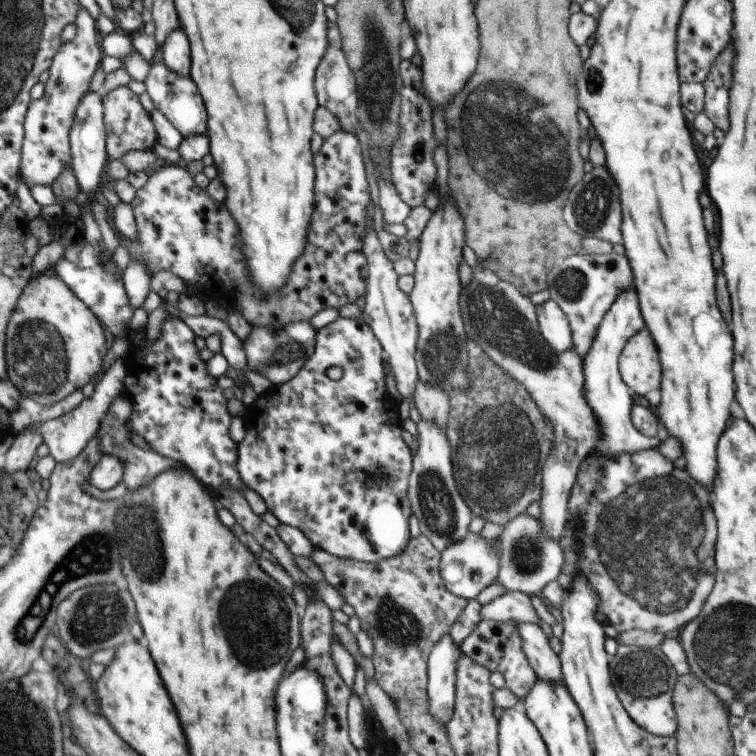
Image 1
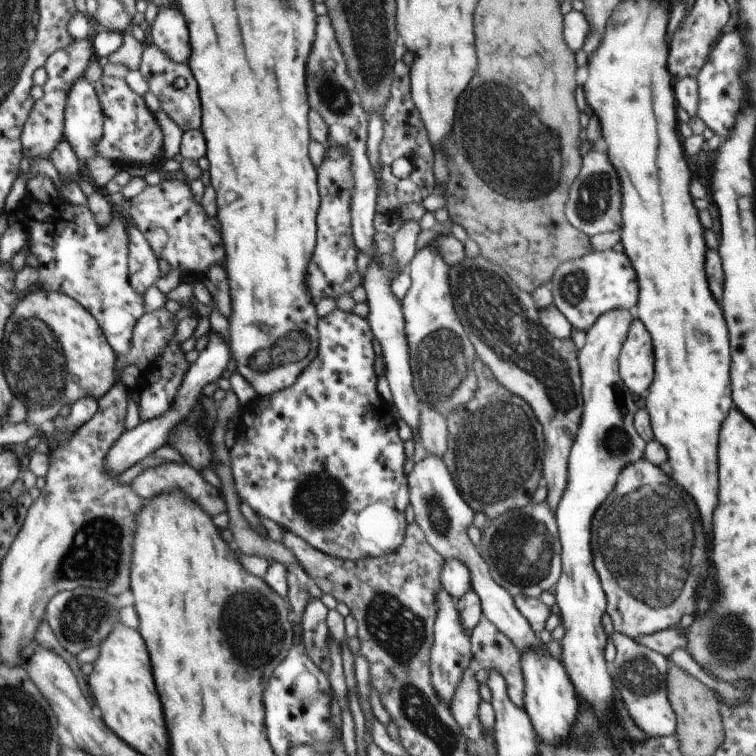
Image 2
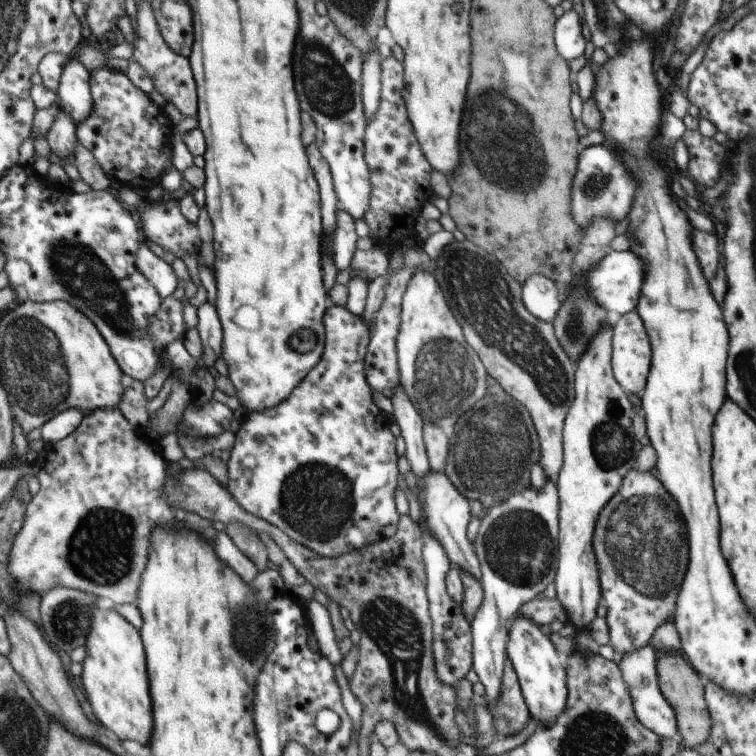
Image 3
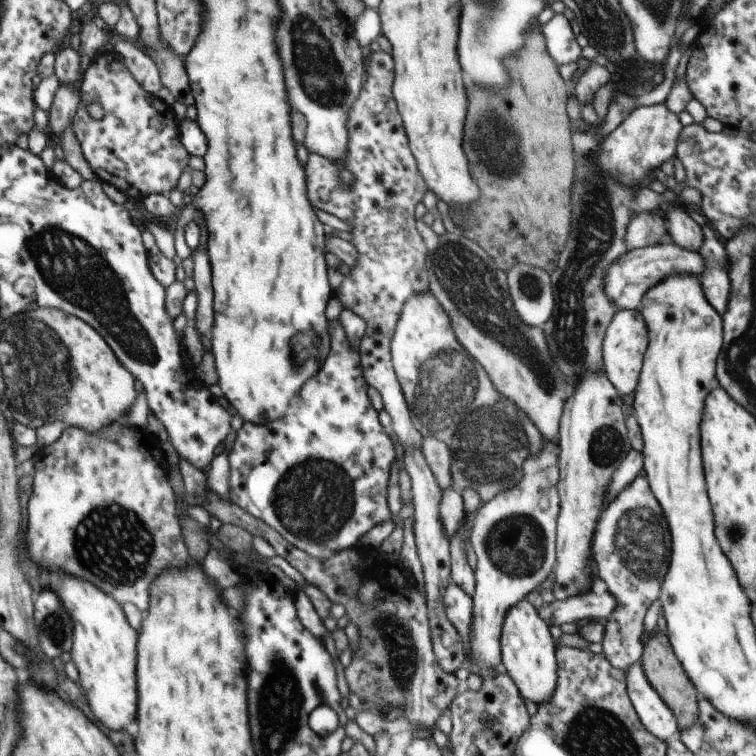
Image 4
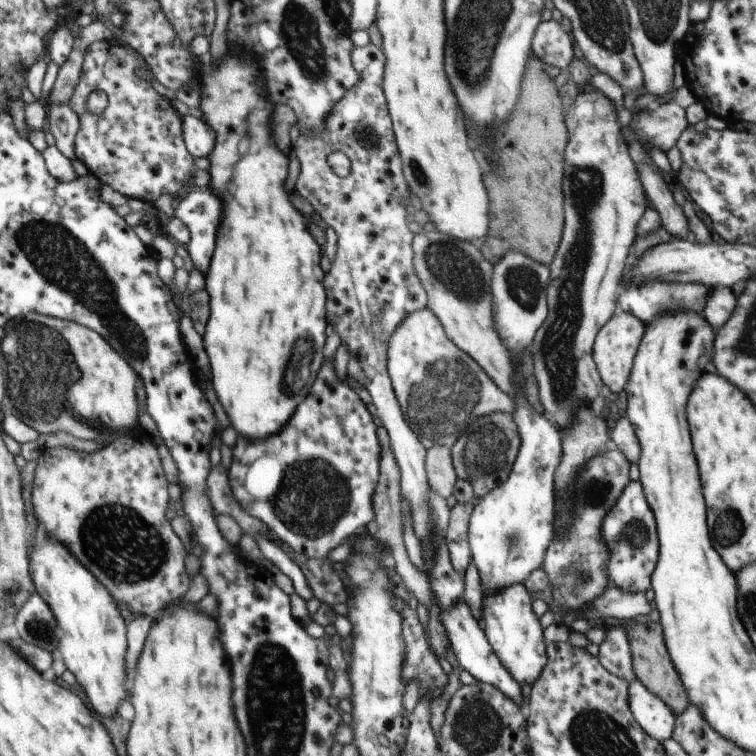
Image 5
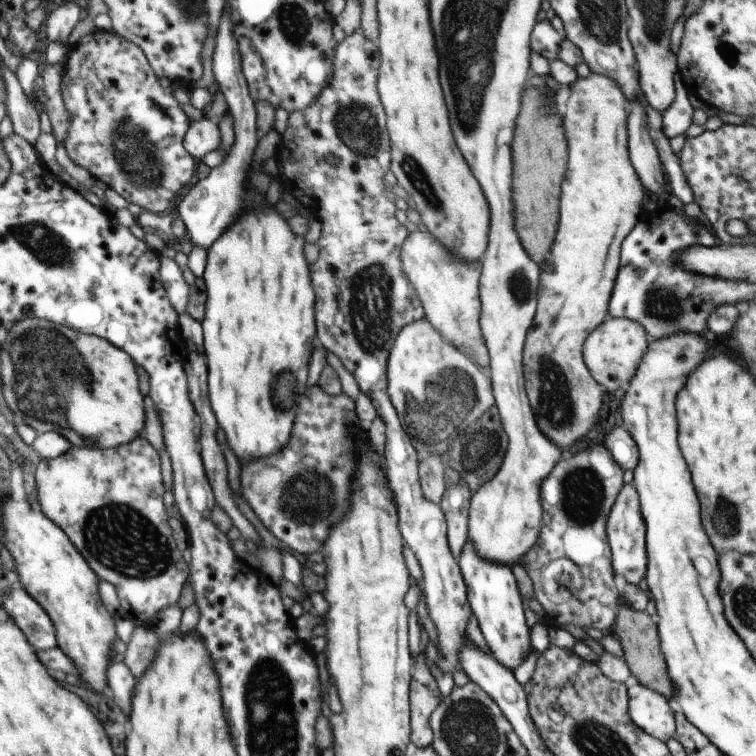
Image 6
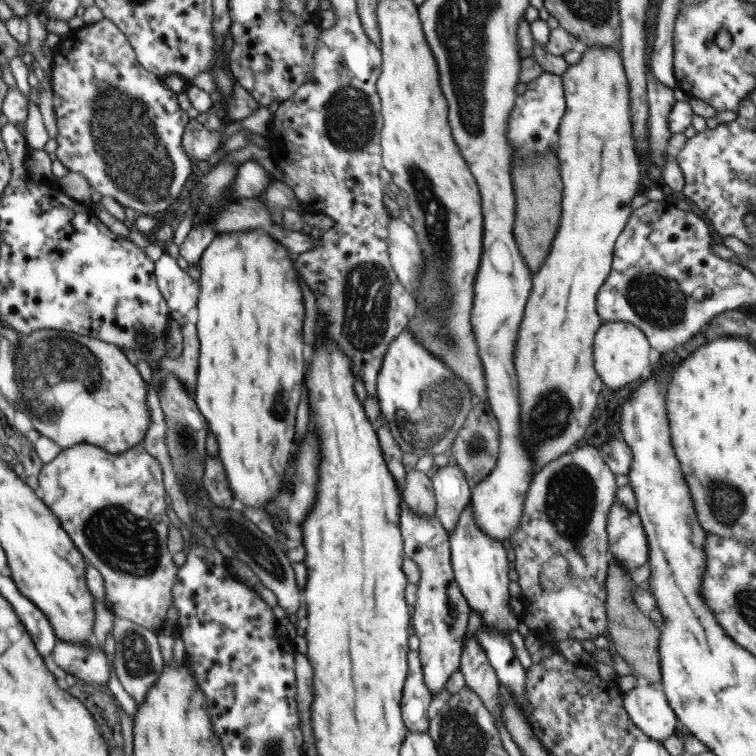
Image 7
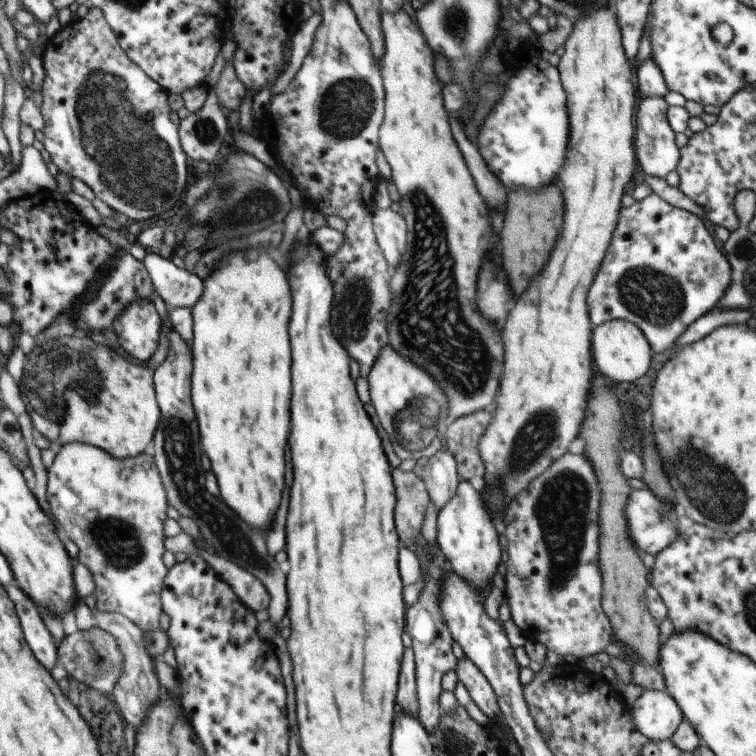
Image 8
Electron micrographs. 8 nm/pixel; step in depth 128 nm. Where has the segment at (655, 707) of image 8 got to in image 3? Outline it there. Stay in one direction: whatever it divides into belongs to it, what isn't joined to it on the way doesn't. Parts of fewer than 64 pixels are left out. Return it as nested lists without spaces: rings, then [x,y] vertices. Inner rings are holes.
[[[650,645],[630,652],[622,658],[617,659],[622,677],[628,686],[628,693],[632,698],[633,710],[637,720],[651,732],[654,732],[661,740],[672,739],[677,732],[677,719],[671,705],[664,699],[659,690],[657,682],[657,660],[658,652]]]

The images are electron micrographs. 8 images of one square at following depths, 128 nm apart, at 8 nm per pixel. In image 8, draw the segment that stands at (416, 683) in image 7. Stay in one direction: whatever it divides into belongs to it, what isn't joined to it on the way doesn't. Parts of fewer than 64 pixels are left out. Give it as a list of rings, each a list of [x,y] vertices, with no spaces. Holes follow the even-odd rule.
[[[404,648],[400,678],[398,678],[398,706],[404,714],[418,719],[418,696],[416,688],[415,656],[413,648]]]

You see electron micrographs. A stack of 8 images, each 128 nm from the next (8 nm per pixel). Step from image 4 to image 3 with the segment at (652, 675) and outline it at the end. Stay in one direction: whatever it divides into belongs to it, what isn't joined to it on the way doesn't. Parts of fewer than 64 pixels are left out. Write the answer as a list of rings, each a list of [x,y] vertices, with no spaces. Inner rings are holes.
[[[670,652],[658,654],[656,671],[659,690],[676,714],[677,732],[684,740],[682,746],[696,750],[709,738],[712,725],[705,704],[705,689],[702,678],[690,668],[690,664],[680,654],[670,654]]]

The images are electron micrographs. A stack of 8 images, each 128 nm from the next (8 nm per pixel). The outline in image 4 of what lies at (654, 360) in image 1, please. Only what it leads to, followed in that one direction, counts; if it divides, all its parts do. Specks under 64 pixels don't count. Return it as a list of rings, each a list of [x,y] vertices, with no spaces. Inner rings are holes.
[[[618,309],[602,340],[603,372],[614,389],[628,395],[636,389],[649,344],[646,322],[639,309]]]

